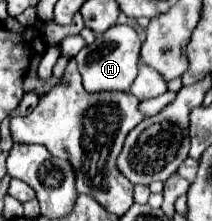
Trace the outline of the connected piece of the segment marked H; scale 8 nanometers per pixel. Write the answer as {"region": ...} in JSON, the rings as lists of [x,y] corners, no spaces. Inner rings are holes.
{"region":[[[112,25],[108,31],[96,35],[92,45],[86,45],[74,59],[78,63],[78,71],[82,75],[82,85],[88,93],[102,91],[128,91],[138,75],[140,63],[140,39],[136,31],[128,25]]]}

